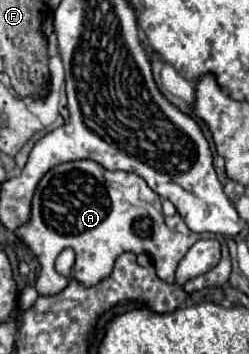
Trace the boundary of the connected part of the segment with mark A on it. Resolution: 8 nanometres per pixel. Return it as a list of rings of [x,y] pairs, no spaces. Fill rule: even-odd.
[[[70,161],[70,163],[58,165],[54,171],[48,171],[40,179],[40,183],[38,183],[38,187],[34,191],[30,219],[28,219],[28,223],[24,223],[24,225],[20,225],[16,229],[16,237],[24,245],[28,245],[32,249],[32,253],[36,255],[36,259],[40,261],[42,269],[40,269],[40,275],[38,275],[38,281],[36,281],[38,295],[58,295],[60,291],[64,291],[64,287],[68,287],[70,279],[76,279],[84,287],[94,287],[96,283],[102,283],[112,273],[112,267],[114,267],[116,259],[122,253],[126,253],[126,251],[136,253],[136,255],[148,253],[150,259],[152,259],[152,265],[156,267],[156,275],[160,275],[160,279],[164,279],[166,283],[172,283],[176,267],[182,261],[182,257],[186,255],[186,251],[196,241],[208,239],[208,237],[220,241],[220,245],[222,245],[222,259],[208,273],[188,281],[186,283],[186,291],[194,293],[194,291],[200,291],[200,289],[212,287],[212,285],[222,287],[222,285],[228,283],[228,277],[232,273],[232,265],[230,265],[230,257],[228,257],[228,245],[226,245],[226,239],[222,235],[200,235],[200,233],[194,233],[194,231],[188,229],[188,225],[182,221],[182,217],[178,213],[174,217],[164,217],[162,215],[160,197],[146,185],[146,181],[142,177],[138,177],[134,173],[122,173],[122,171],[108,173],[96,161]],[[66,247],[72,247],[76,251],[76,263],[74,263],[74,269],[72,269],[70,277],[64,277],[64,275],[60,275],[54,269],[56,257]]]

